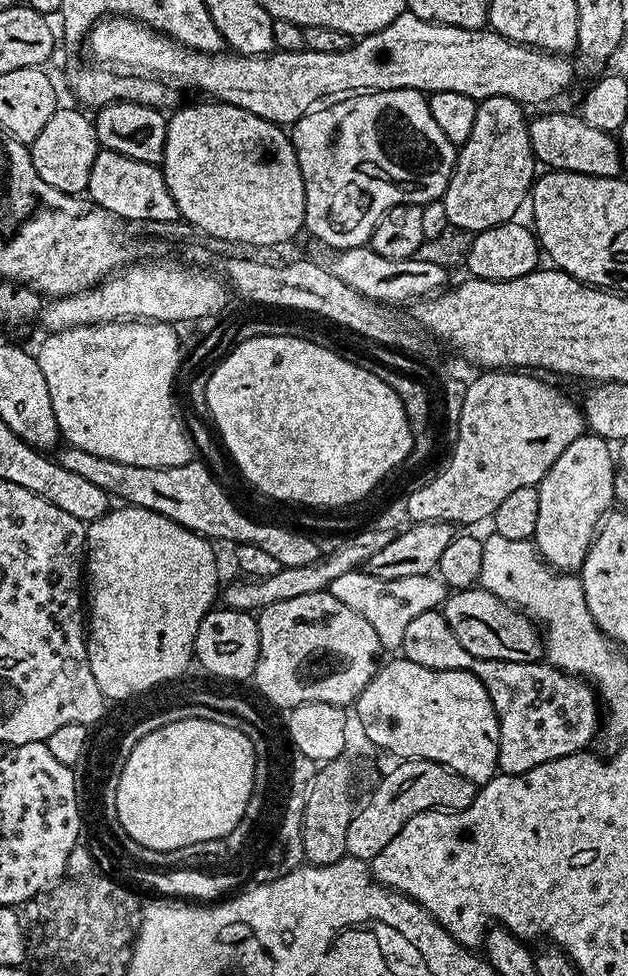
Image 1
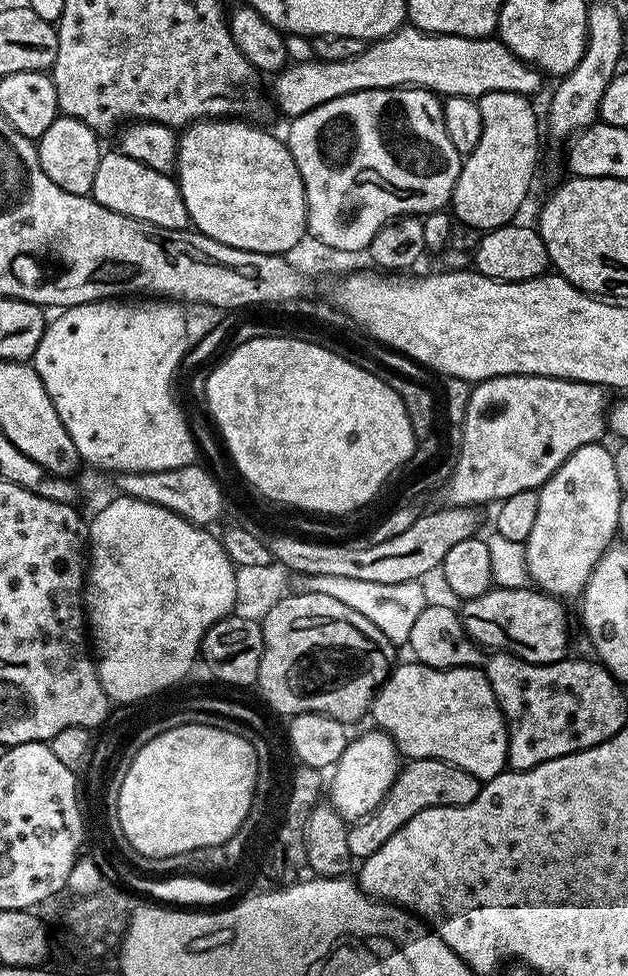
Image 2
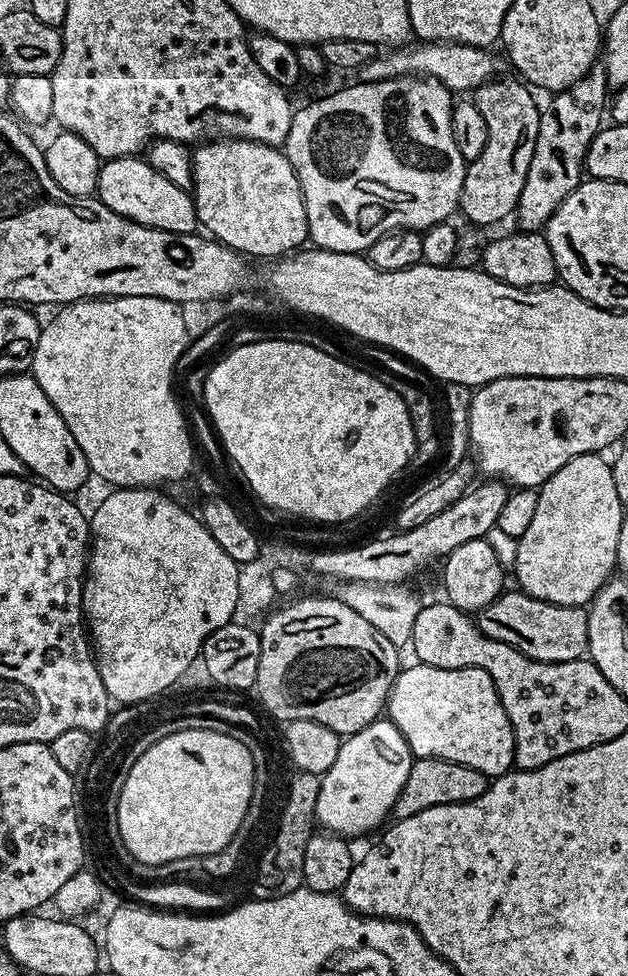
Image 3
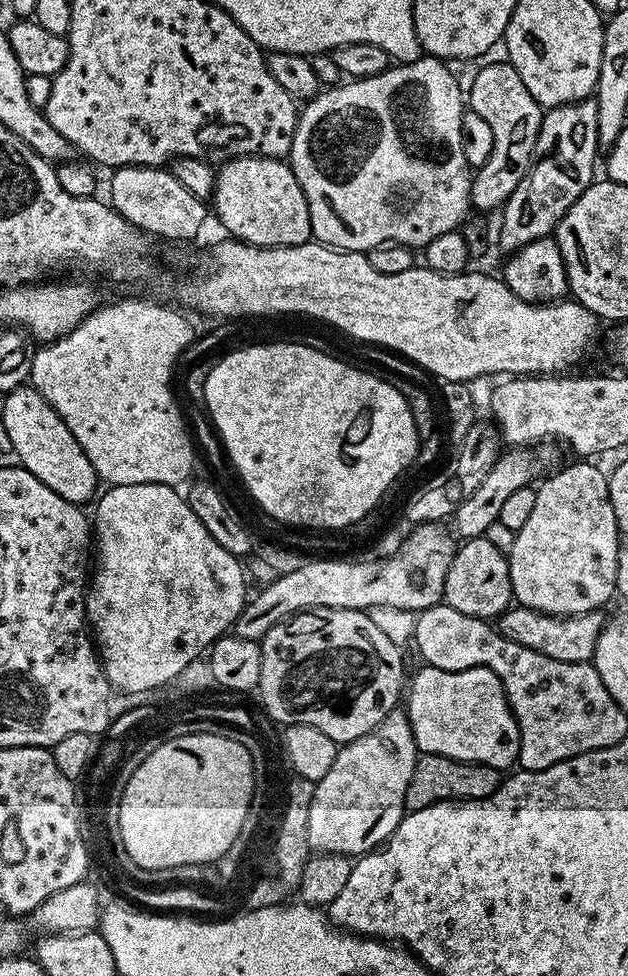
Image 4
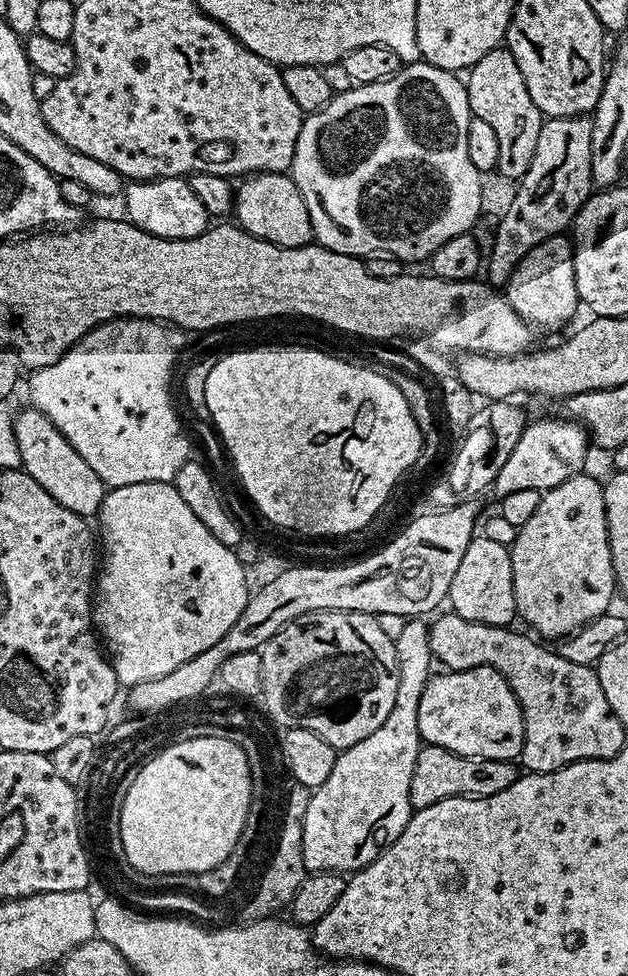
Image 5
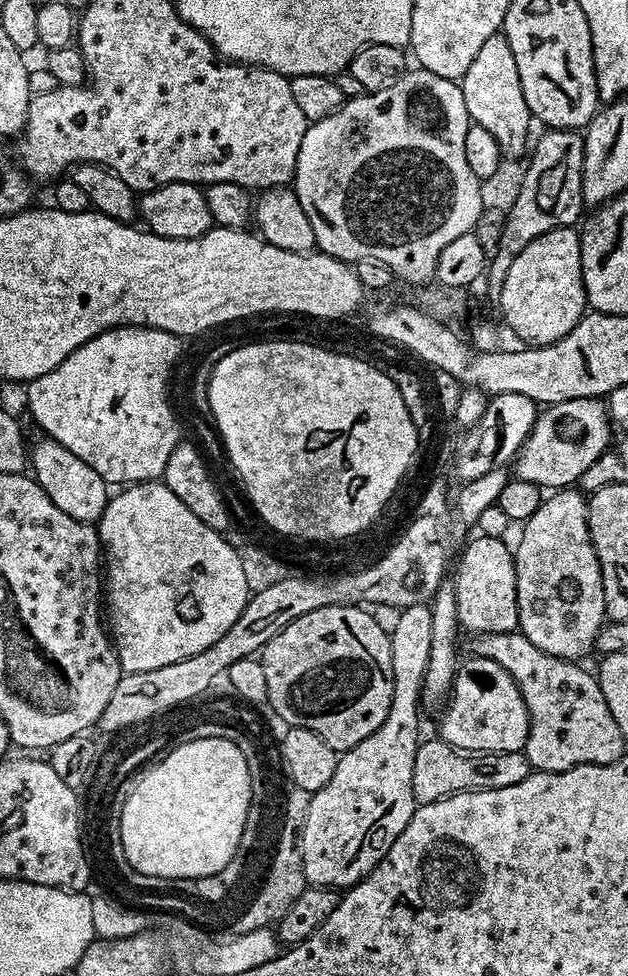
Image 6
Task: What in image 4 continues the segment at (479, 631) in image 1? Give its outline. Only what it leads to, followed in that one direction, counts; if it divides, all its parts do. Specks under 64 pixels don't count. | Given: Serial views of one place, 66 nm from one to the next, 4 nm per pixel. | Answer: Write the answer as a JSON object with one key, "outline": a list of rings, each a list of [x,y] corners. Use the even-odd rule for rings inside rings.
{"outline":[[[513,606],[496,617],[494,627],[506,638],[530,646],[530,650],[538,650],[538,654],[546,654],[546,658],[558,658],[558,662],[588,662],[596,649],[598,634],[604,629],[604,614],[597,610],[577,616],[548,616],[545,612]]]}

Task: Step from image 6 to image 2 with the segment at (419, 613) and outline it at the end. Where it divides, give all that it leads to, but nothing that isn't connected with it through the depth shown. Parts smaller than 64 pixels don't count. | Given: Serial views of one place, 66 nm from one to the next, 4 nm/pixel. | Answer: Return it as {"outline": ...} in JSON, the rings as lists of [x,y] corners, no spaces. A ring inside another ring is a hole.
{"outline":[[[383,730],[364,732],[360,737],[349,739],[346,750],[342,750],[342,758],[331,769],[332,797],[330,803],[339,816],[345,821],[355,822],[370,815],[386,798],[386,790],[394,782],[394,778],[402,767],[402,757],[395,742]]]}

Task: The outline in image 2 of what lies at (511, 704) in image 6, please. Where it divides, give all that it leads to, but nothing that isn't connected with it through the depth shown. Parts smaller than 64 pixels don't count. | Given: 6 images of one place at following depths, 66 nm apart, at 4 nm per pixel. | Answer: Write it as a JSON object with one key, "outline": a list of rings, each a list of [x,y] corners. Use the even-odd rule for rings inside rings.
{"outline":[[[397,663],[372,699],[373,725],[387,732],[401,757],[408,760],[441,760],[474,774],[482,782],[505,771],[508,723],[483,671],[476,666],[431,668],[411,663]]]}

